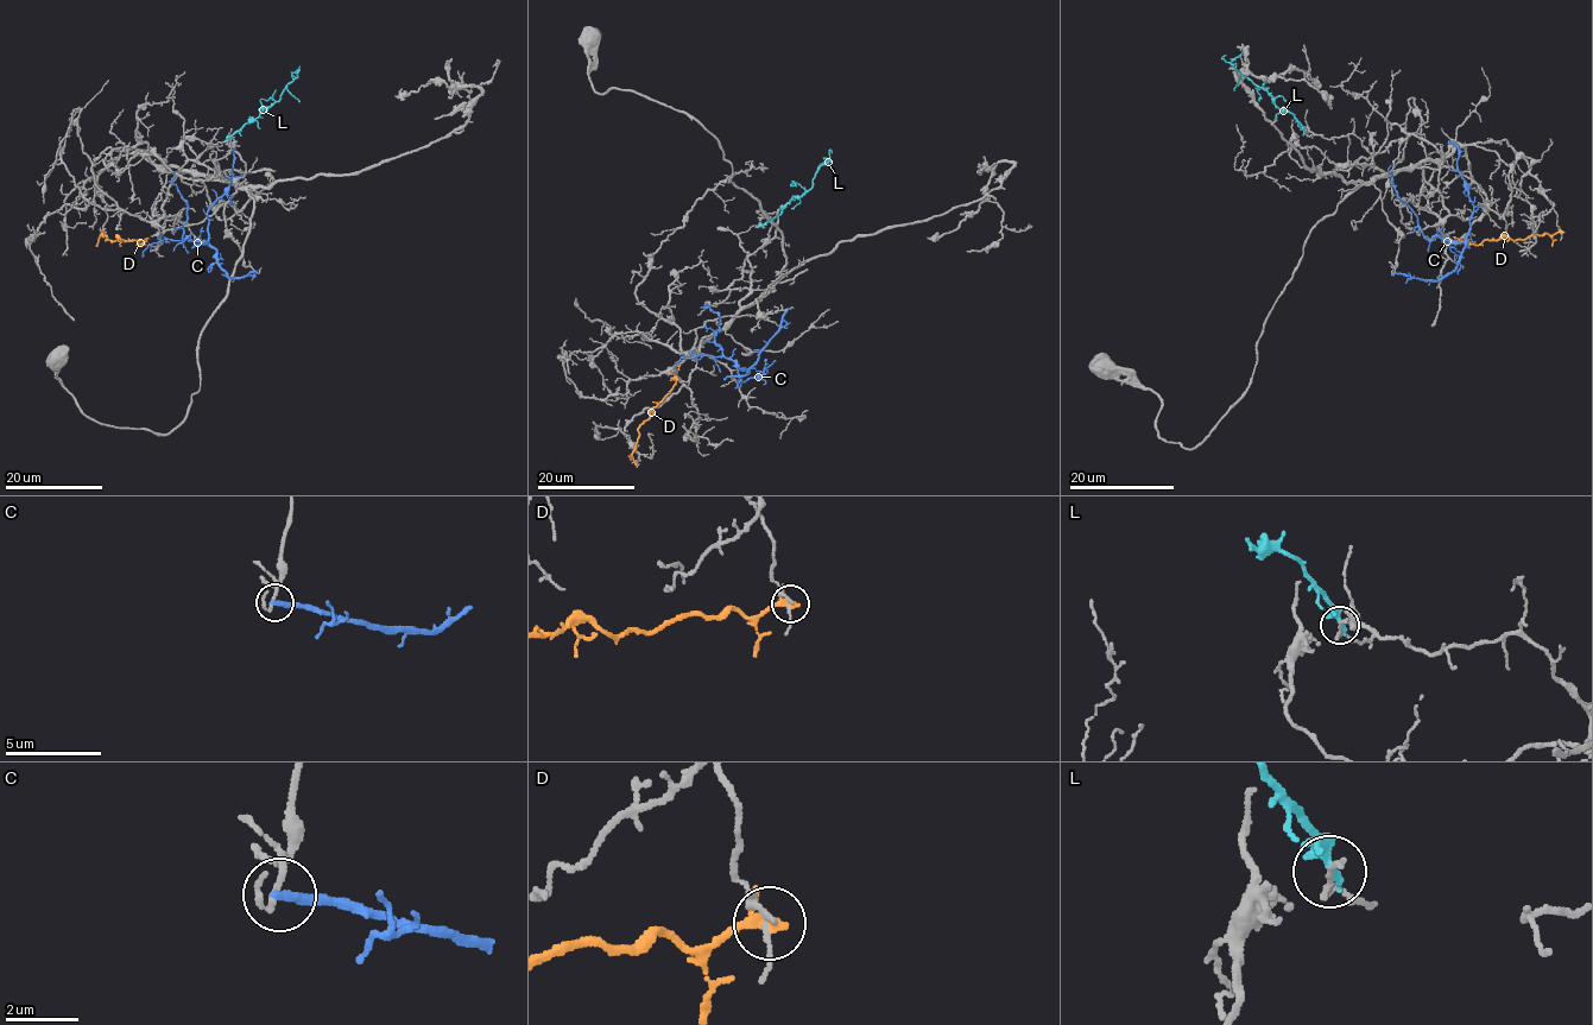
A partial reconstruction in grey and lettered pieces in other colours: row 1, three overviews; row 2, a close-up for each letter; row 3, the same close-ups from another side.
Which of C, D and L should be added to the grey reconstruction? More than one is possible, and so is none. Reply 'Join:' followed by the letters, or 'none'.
Join: none

